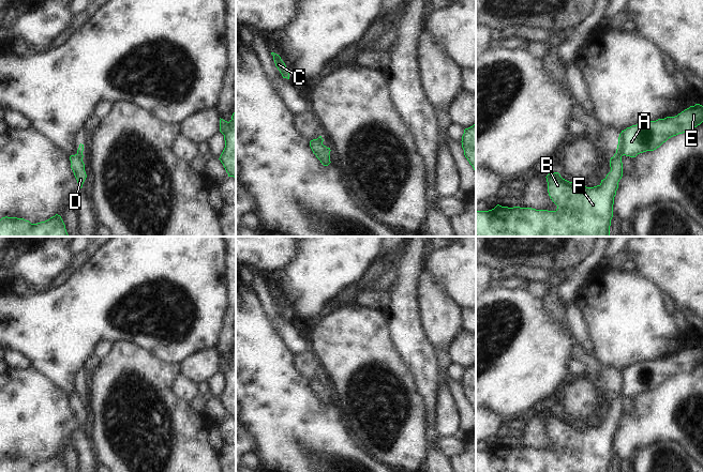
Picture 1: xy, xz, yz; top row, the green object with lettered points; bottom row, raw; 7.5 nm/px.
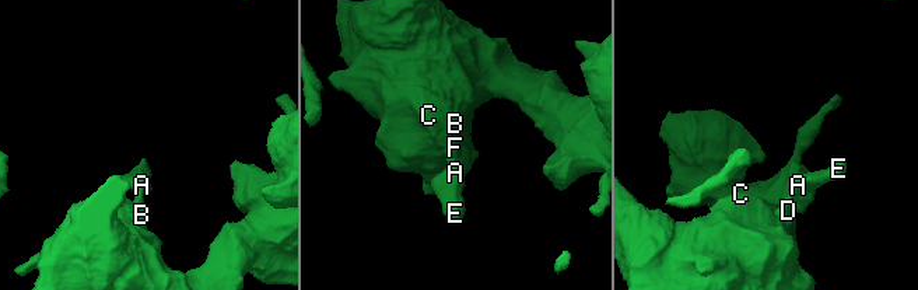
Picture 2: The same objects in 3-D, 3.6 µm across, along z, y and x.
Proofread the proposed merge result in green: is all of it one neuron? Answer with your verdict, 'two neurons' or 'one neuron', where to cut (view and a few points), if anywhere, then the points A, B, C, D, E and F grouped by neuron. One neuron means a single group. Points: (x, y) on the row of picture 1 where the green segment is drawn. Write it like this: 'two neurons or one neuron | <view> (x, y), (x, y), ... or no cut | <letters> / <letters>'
one neuron | no cut | A B C D E F

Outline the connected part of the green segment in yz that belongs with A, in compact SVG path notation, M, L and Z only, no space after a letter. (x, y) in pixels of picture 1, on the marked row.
M695 104L685 109L675 117L667 117L656 121L639 123L622 131L618 137L616 153L610 159L611 171L601 180L601 183L594 187L574 184L560 177L558 172L549 173L547 178L548 193L552 201L557 205L555 211L536 210L532 208L502 207L497 204L489 211L476 211L476 237L610 237L611 219L613 217L613 204L618 182L623 177L622 156L635 157L638 154L654 151L659 148L669 138L691 132L703 122L703 106Z

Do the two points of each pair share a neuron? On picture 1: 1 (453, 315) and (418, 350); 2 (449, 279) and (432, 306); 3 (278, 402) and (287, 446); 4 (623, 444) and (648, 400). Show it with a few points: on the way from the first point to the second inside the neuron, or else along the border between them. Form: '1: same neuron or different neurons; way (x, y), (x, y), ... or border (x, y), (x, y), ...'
1: different neurons; border (421, 316), (424, 336), (434, 350)
2: different neurons; border (425, 271), (460, 307)
3: same neuron; way (282, 413), (287, 422), (287, 436)
4: same neuron; way (633, 434), (648, 419), (648, 411)

